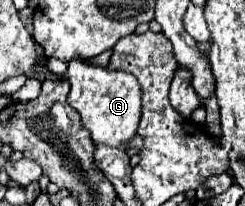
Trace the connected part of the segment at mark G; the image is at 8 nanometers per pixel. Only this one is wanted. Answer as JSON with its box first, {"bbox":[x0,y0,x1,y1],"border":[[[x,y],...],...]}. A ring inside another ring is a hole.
{"bbox":[66,58,142,146],"border":[[[74,58],[66,70],[70,82],[68,102],[82,116],[84,128],[90,132],[94,142],[104,142],[110,146],[120,146],[136,136],[142,110],[142,90],[136,76],[124,74],[120,70],[108,70],[106,66],[94,66],[86,60]]]}

